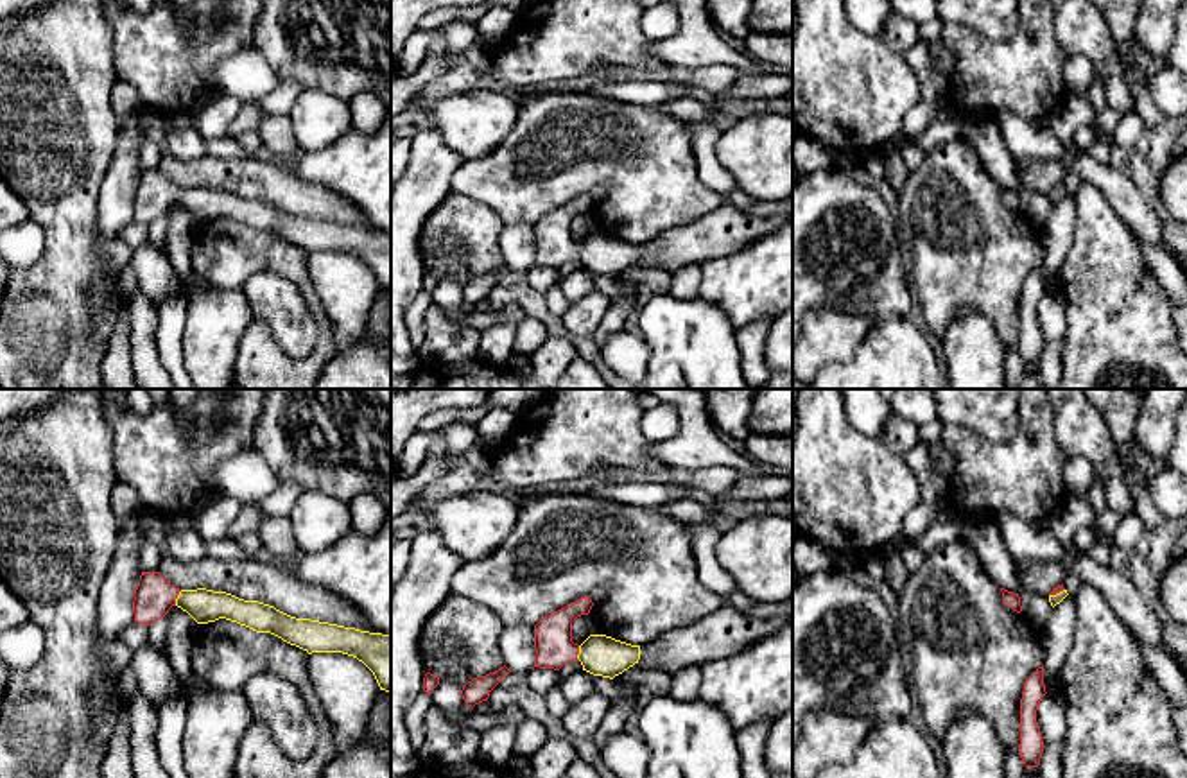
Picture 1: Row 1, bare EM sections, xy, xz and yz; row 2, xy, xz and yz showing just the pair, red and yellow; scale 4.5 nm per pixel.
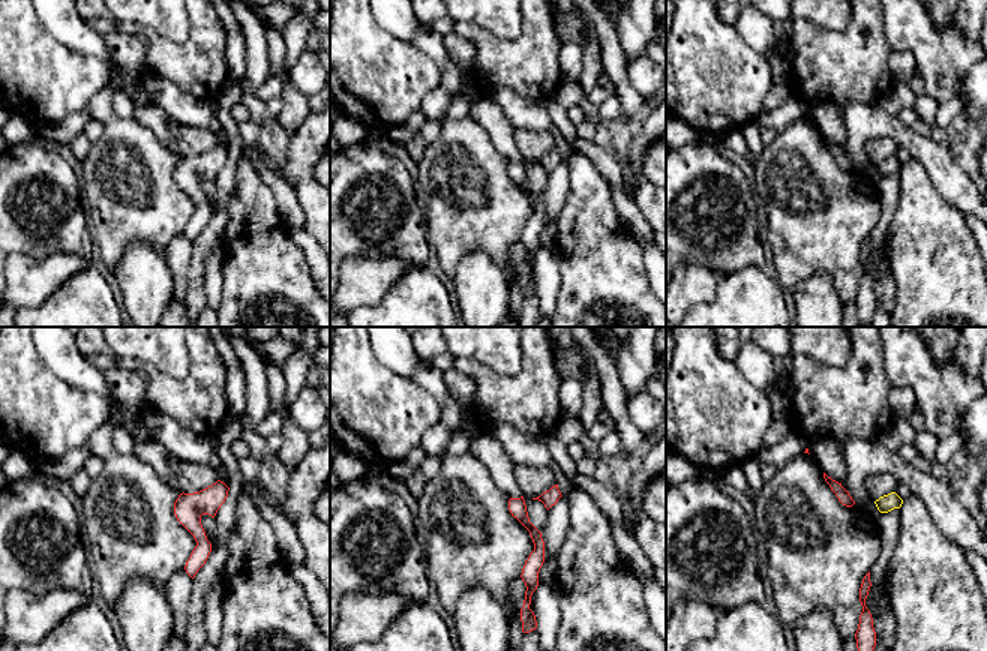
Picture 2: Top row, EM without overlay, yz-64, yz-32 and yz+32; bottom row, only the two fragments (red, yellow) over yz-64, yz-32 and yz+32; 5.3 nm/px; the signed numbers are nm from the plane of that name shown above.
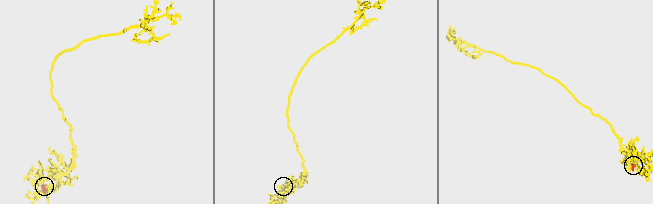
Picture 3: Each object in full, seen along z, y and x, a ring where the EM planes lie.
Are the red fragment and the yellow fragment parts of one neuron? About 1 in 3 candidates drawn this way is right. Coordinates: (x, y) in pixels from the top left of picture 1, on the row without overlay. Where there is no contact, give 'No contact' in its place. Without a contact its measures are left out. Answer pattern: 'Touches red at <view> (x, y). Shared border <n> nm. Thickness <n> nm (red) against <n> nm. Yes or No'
Touches red at xy (176, 196). Shared border 70 nm. Thickness 180 nm (red) against 150 nm. Yes

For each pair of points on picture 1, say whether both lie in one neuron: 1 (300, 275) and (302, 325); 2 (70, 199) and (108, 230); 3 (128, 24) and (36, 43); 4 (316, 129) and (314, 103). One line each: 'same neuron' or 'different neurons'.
1: different neurons
2: different neurons
3: different neurons
4: same neuron

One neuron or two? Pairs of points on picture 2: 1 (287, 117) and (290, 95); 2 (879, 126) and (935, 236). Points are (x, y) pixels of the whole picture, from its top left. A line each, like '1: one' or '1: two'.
1: one
2: two

